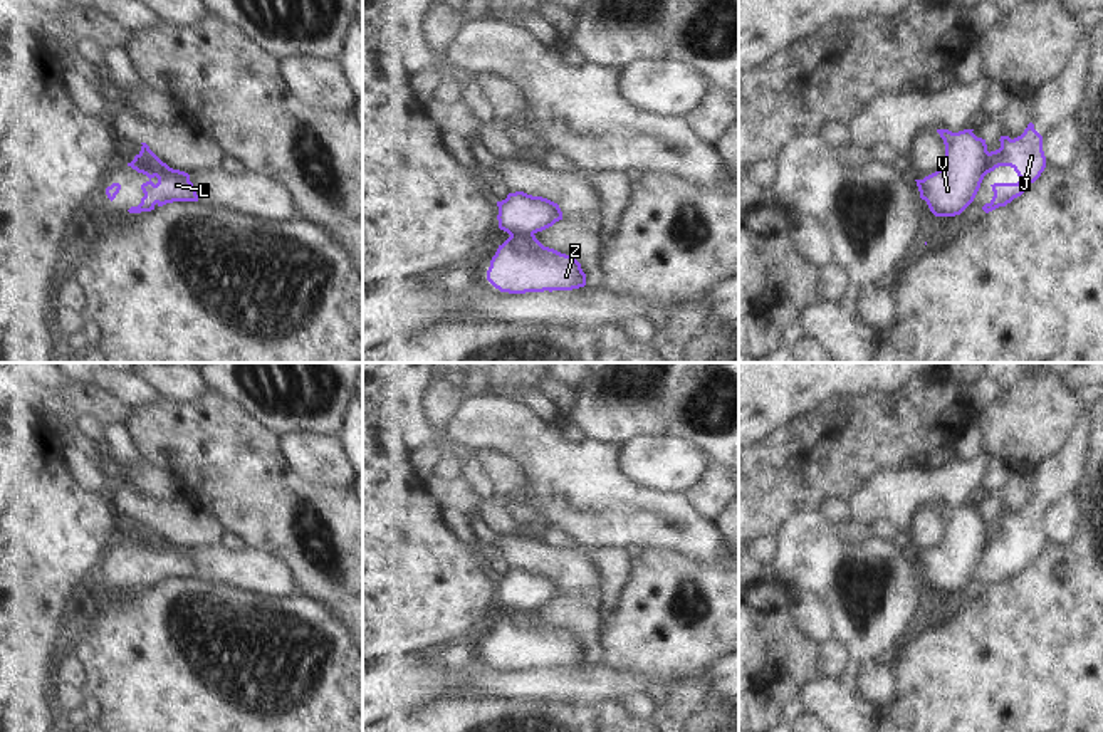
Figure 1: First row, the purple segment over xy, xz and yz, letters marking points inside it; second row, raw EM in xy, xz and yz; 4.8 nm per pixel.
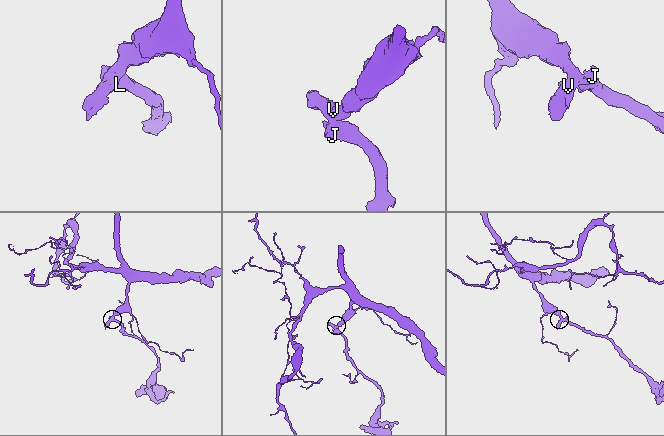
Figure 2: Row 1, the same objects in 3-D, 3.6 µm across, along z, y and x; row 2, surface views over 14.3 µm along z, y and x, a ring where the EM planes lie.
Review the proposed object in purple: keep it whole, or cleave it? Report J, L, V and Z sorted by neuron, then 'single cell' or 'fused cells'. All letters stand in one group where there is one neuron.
groups J L Z / V; fused cells

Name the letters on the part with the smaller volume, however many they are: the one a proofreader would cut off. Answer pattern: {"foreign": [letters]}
{"foreign": ["J", "L", "Z"]}

